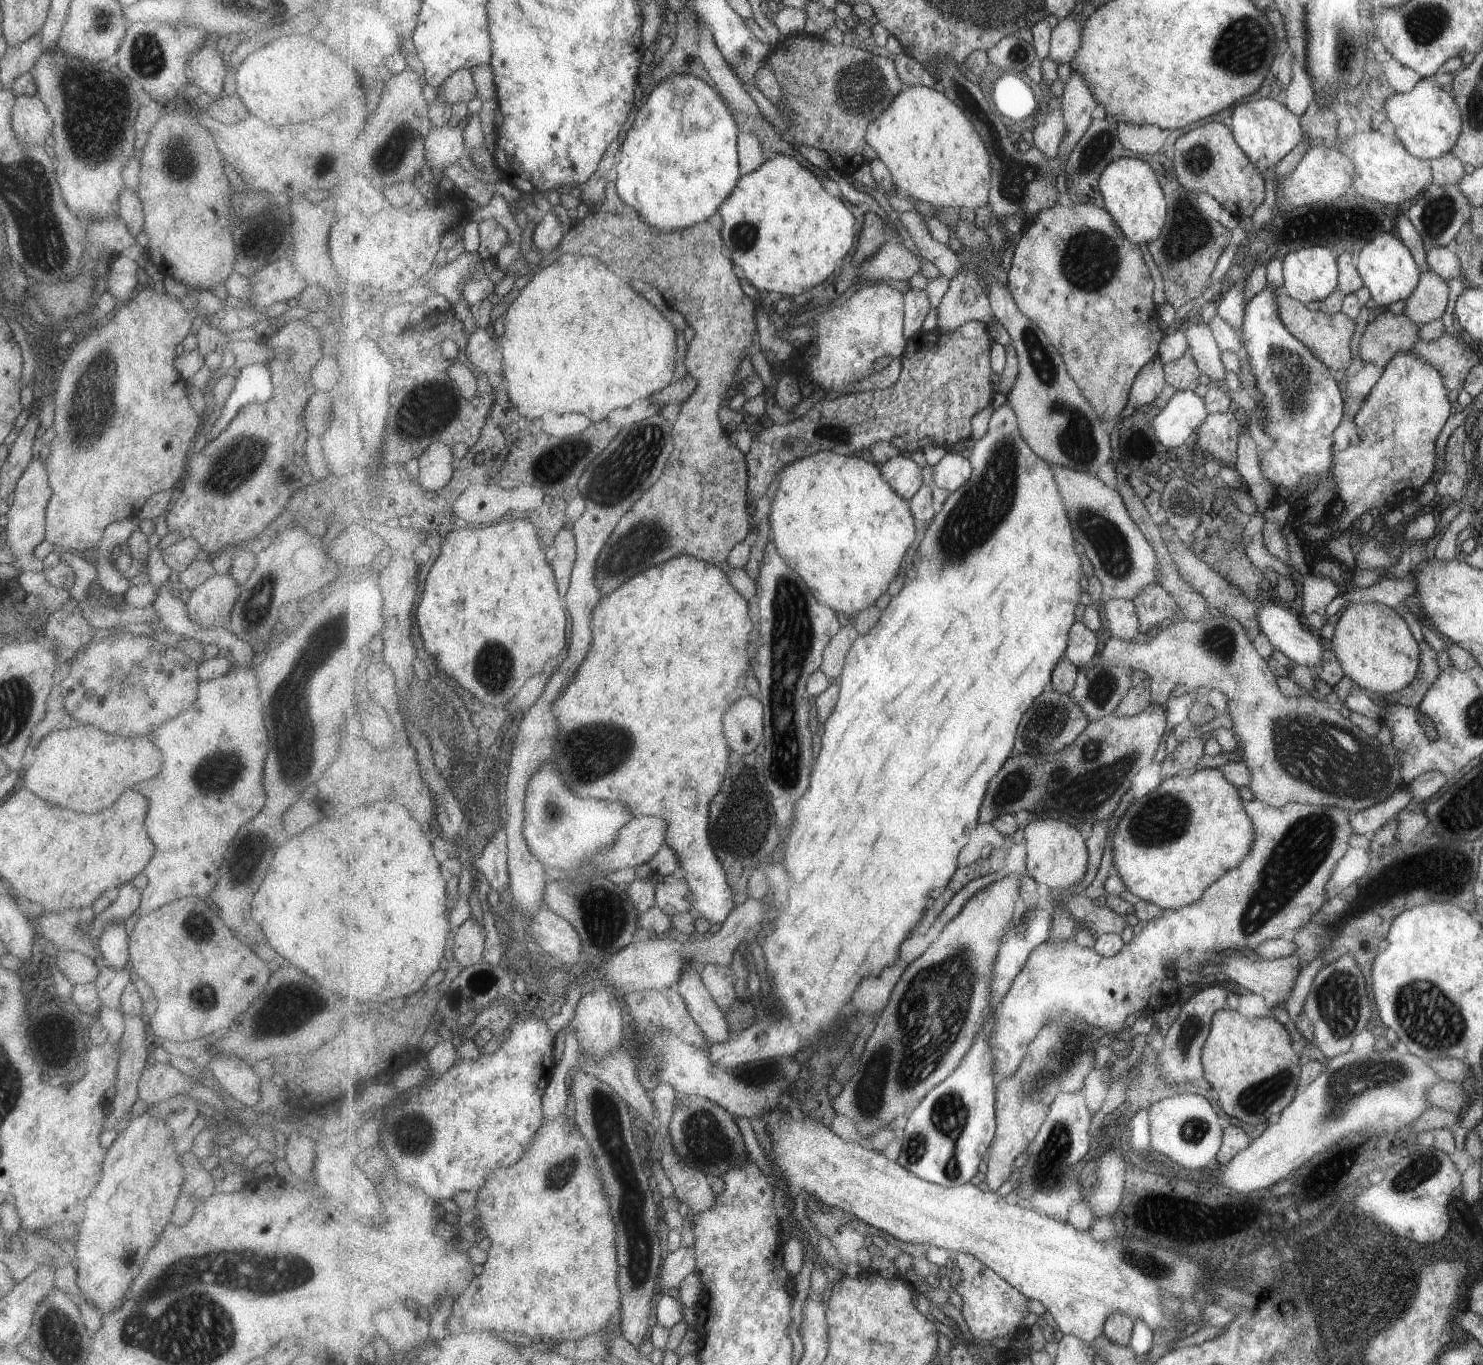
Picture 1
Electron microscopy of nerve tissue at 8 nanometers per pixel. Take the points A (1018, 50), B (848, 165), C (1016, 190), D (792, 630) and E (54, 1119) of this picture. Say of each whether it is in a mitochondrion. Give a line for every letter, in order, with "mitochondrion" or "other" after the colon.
A: mitochondrion
B: other
C: mitochondrion
D: mitochondrion
E: other

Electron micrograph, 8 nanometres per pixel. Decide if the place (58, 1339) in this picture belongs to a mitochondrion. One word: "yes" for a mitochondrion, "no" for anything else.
yes

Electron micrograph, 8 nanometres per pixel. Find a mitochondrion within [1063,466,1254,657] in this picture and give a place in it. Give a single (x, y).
(1110, 545)

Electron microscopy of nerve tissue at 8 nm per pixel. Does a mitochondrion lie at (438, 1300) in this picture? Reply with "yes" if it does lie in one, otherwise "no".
no

